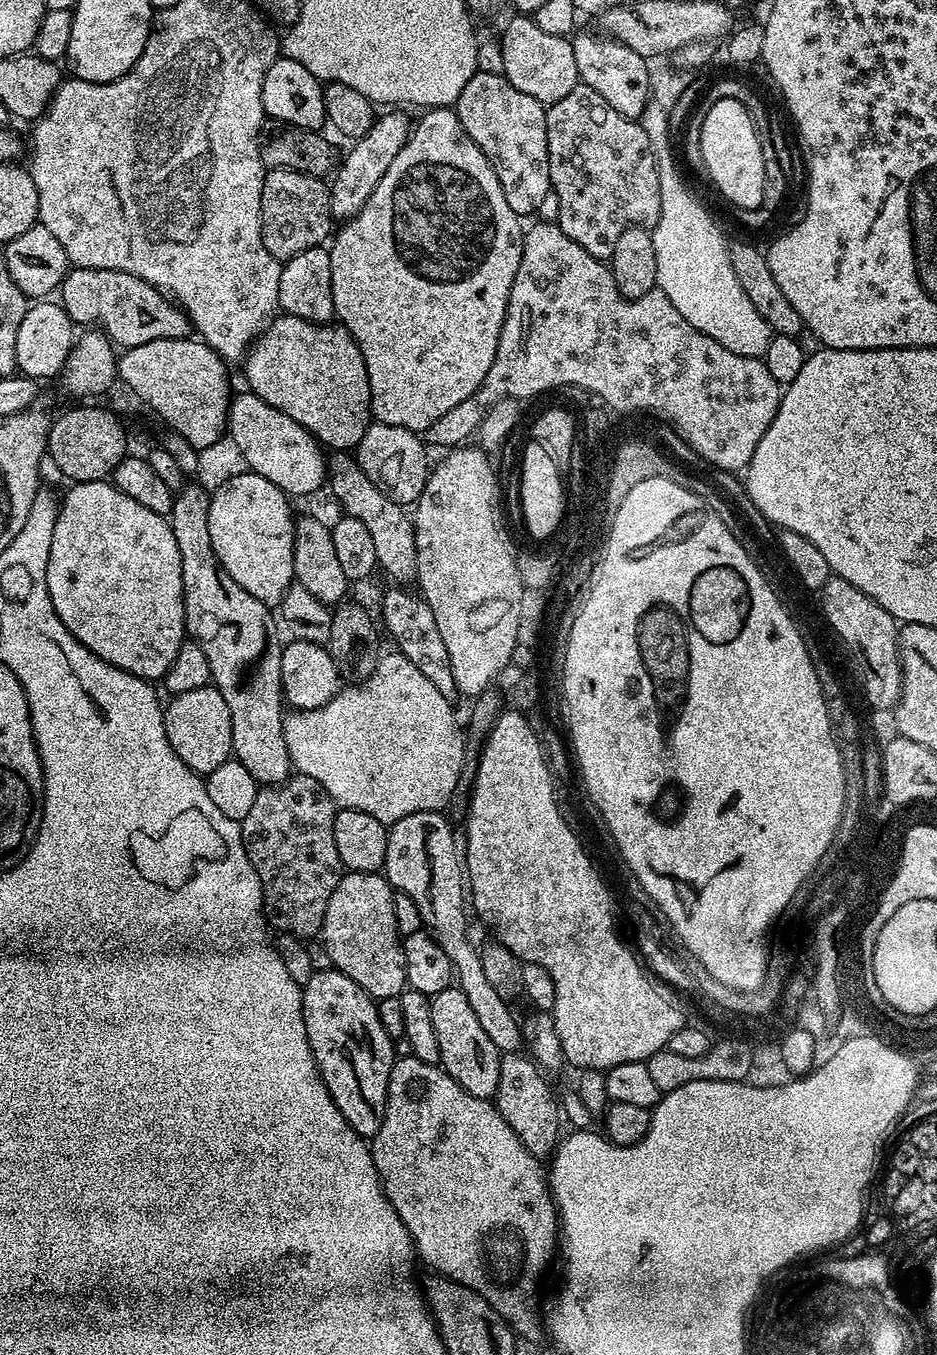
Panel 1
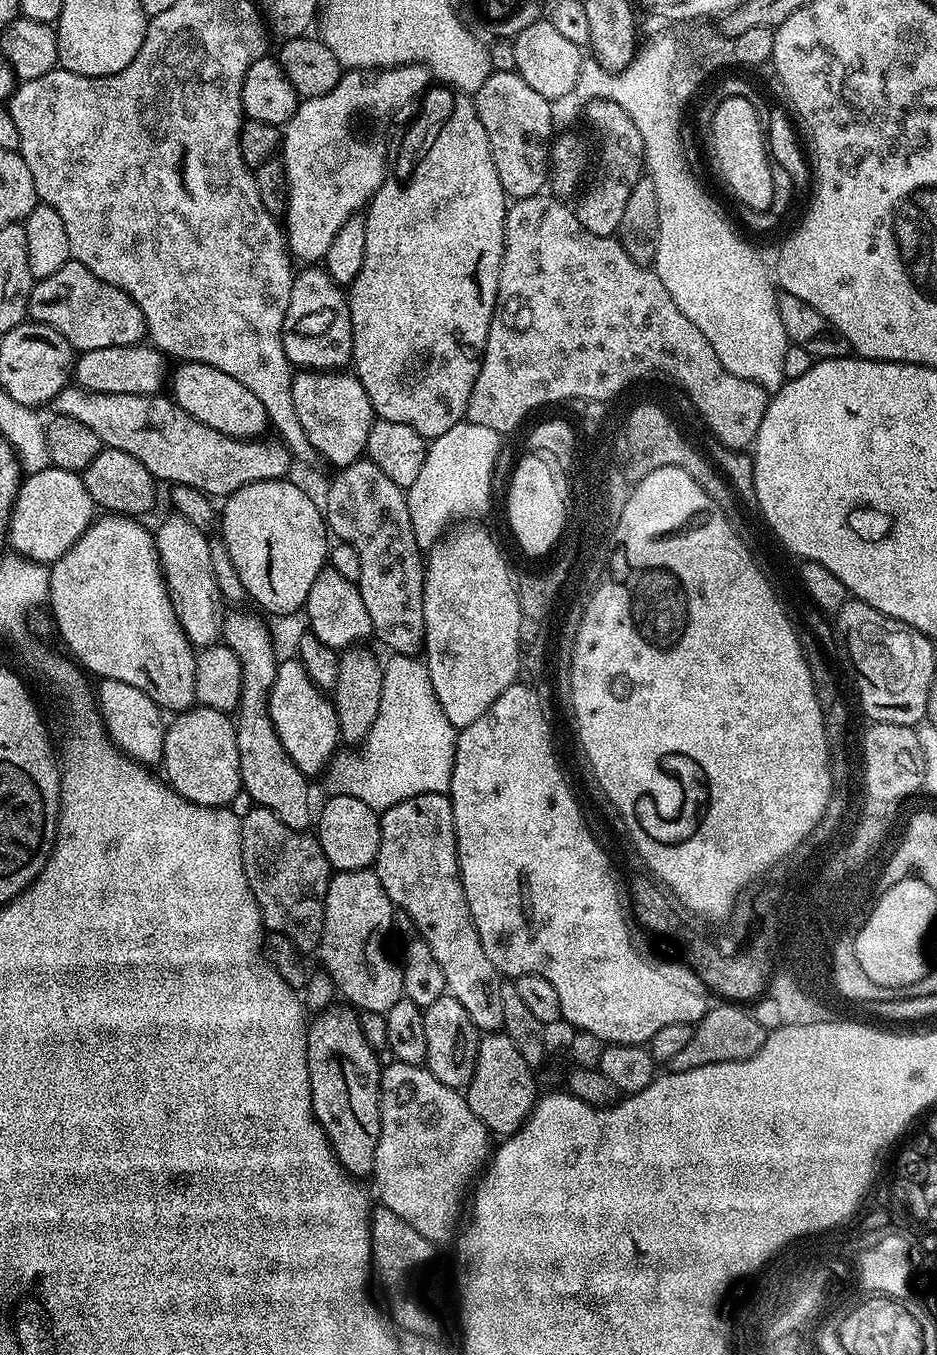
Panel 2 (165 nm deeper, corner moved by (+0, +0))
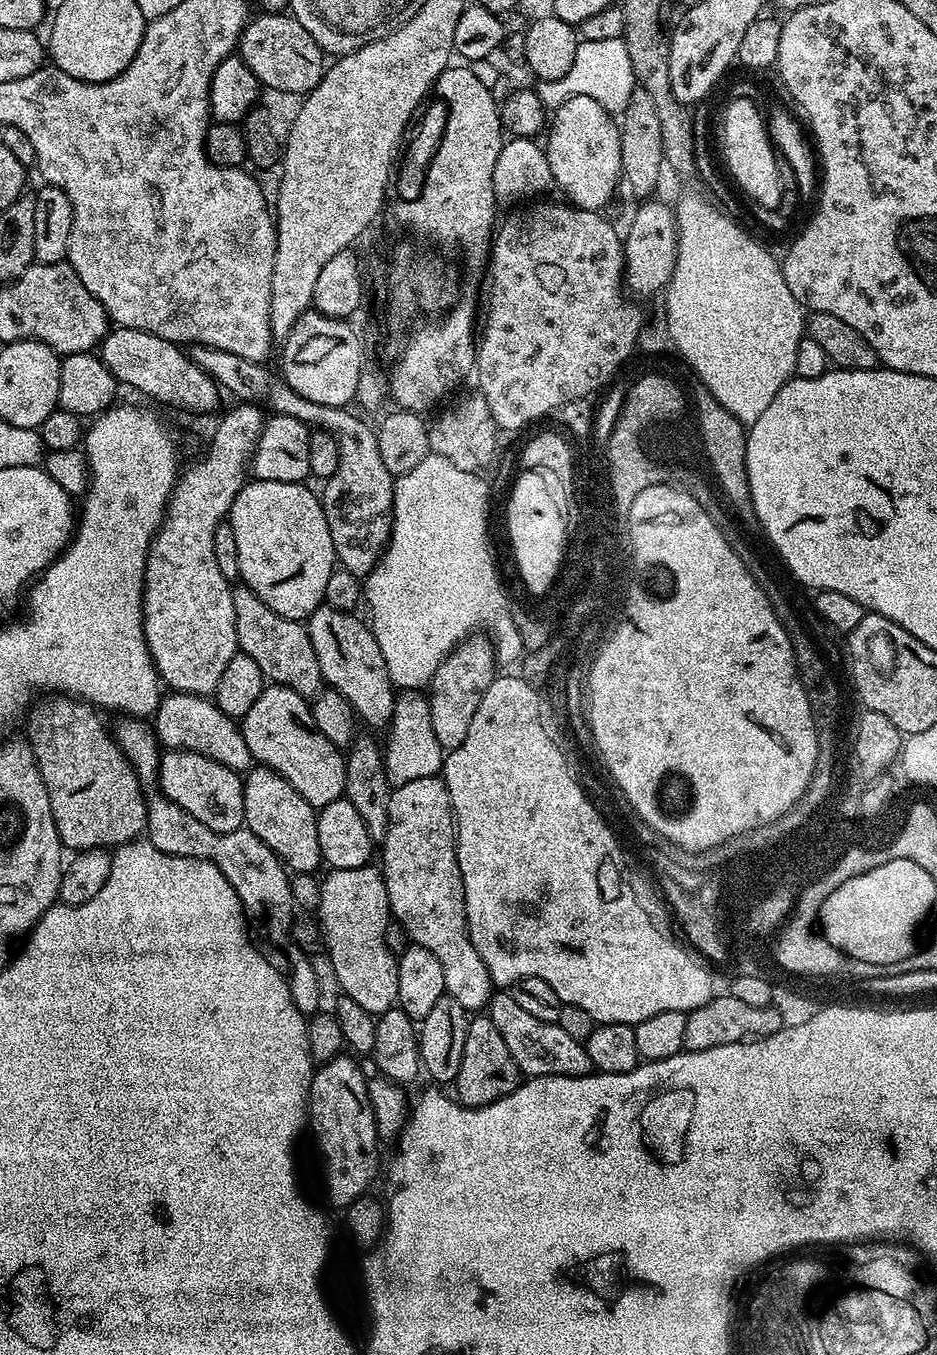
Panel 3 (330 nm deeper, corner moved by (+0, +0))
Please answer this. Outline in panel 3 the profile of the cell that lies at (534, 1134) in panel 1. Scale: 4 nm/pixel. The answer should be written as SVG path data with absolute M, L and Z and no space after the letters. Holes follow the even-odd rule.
M476 1014L469 1019L466 1030L466 1046L462 1046L462 1063L454 1081L455 1099L465 1108L481 1108L506 1098L522 1083L522 1073L506 1047L502 1034L498 1034L494 1022L486 1014Z

